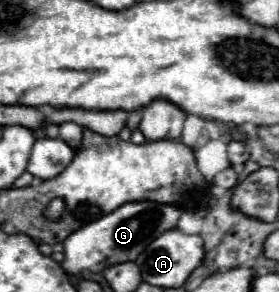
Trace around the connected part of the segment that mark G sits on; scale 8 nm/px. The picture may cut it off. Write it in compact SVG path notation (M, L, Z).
M156 202L124 204L118 210L110 212L108 216L74 230L62 244L64 246L64 260L60 266L66 274L80 274L82 270L102 272L102 270L116 266L116 264L136 262L140 252L154 238L158 238L166 230L176 228L178 218L180 218L180 210L174 210L174 206L162 206Z

